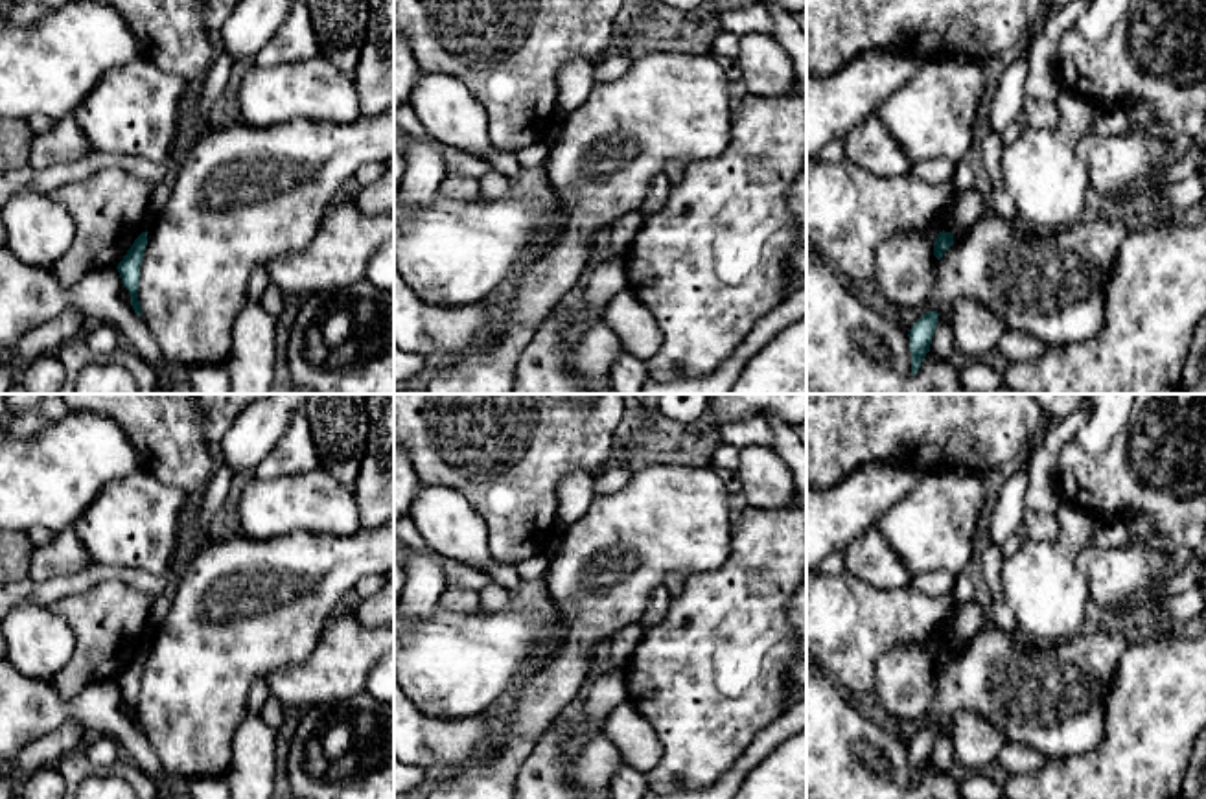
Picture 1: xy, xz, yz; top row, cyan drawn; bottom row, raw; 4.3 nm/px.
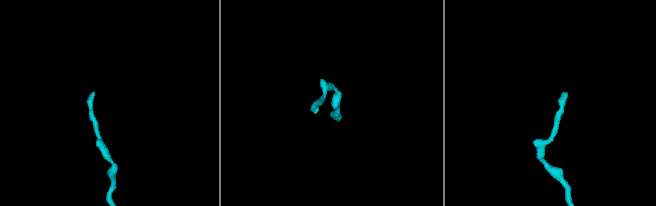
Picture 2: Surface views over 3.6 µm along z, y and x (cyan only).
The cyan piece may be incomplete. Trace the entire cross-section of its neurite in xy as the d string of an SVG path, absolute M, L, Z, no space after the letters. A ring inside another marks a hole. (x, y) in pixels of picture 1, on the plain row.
M142 644L116 679L123 700L131 707L131 718L138 729L142 725L142 718L138 712L138 696L145 659L147 659L147 644Z

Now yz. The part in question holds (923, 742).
M926 724L917 735L911 738L910 749L910 764L911 764L911 788L915 788L930 764L932 749L935 746L939 735L937 724Z

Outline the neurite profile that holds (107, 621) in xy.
M101 582L53 604L74 633L75 648L68 665L50 681L63 698L83 687L118 679L151 619L153 596L123 582Z

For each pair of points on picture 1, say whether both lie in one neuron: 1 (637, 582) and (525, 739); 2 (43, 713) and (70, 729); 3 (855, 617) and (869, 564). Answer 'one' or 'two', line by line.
1: one
2: two
3: two

